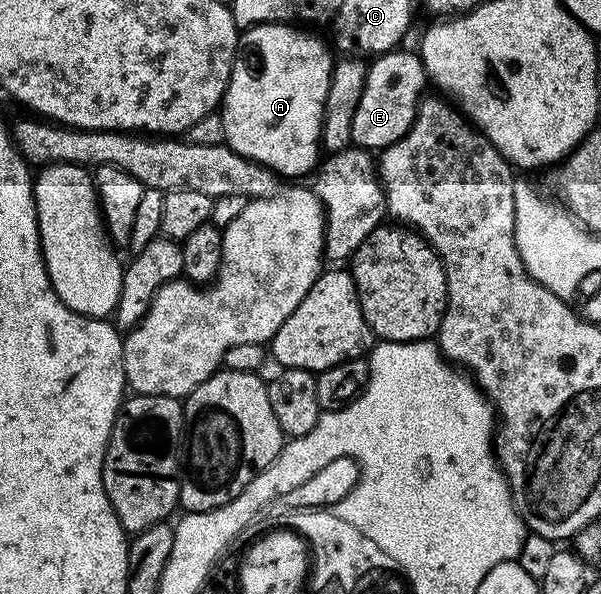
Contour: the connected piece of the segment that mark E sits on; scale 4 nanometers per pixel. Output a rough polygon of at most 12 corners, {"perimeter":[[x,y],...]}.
{"perimeter":[[414,51],[368,63],[356,148],[387,148],[415,120],[429,77]]}

